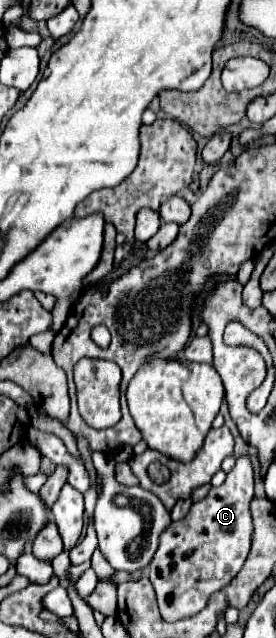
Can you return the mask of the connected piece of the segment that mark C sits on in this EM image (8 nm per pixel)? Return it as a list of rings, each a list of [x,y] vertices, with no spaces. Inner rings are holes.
[[[244,454],[236,460],[234,468],[226,474],[226,480],[218,488],[210,488],[208,496],[200,502],[194,502],[190,512],[178,520],[172,522],[170,528],[160,536],[160,546],[152,558],[152,564],[148,566],[150,582],[156,590],[158,608],[164,620],[176,622],[186,616],[194,616],[208,604],[210,594],[224,588],[242,568],[248,552],[250,552],[250,540],[252,540],[252,516],[250,516],[250,500],[254,496],[254,470],[250,458]]]

